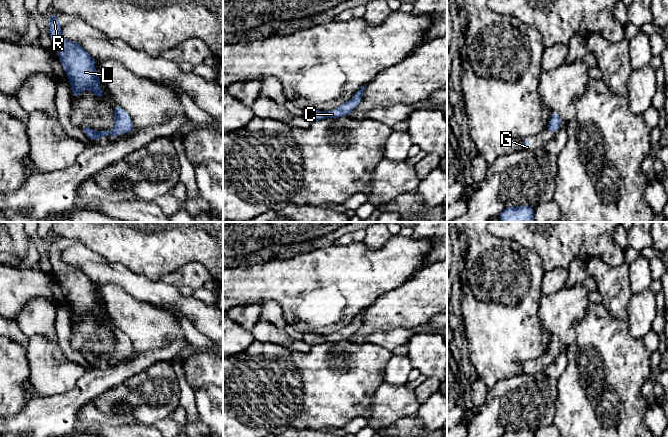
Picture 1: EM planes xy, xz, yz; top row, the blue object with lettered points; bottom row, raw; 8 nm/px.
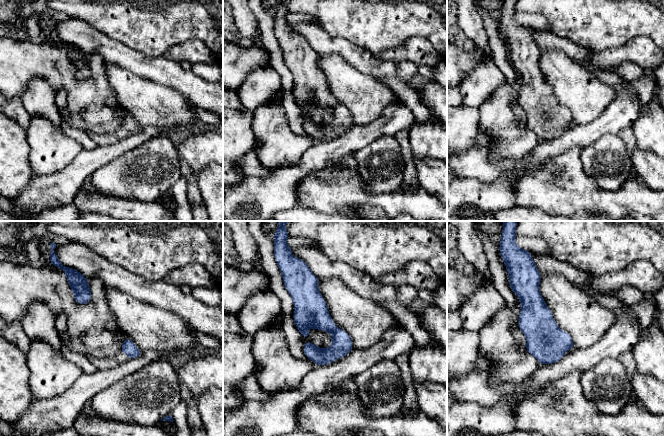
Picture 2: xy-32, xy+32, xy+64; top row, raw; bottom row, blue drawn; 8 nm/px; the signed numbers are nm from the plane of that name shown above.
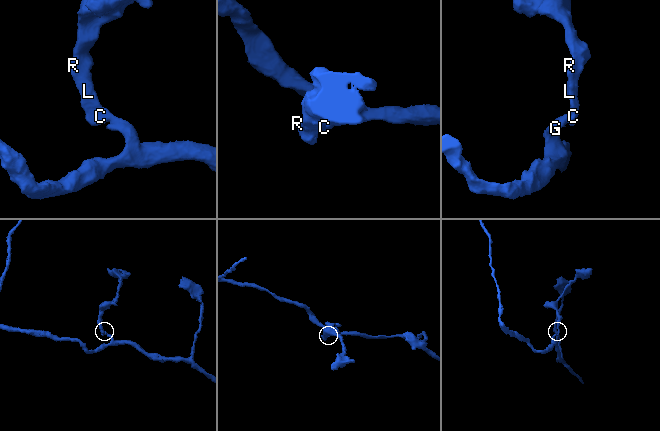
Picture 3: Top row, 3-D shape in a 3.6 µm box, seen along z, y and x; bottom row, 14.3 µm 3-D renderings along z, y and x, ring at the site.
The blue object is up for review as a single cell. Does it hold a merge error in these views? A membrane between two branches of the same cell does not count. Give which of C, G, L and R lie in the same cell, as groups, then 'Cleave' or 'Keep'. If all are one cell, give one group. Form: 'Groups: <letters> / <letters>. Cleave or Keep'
Groups: C G L R. Keep

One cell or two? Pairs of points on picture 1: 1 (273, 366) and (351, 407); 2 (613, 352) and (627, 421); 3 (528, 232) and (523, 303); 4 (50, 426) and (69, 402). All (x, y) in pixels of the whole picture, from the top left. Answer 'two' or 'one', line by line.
1: one
2: one
3: two
4: one

